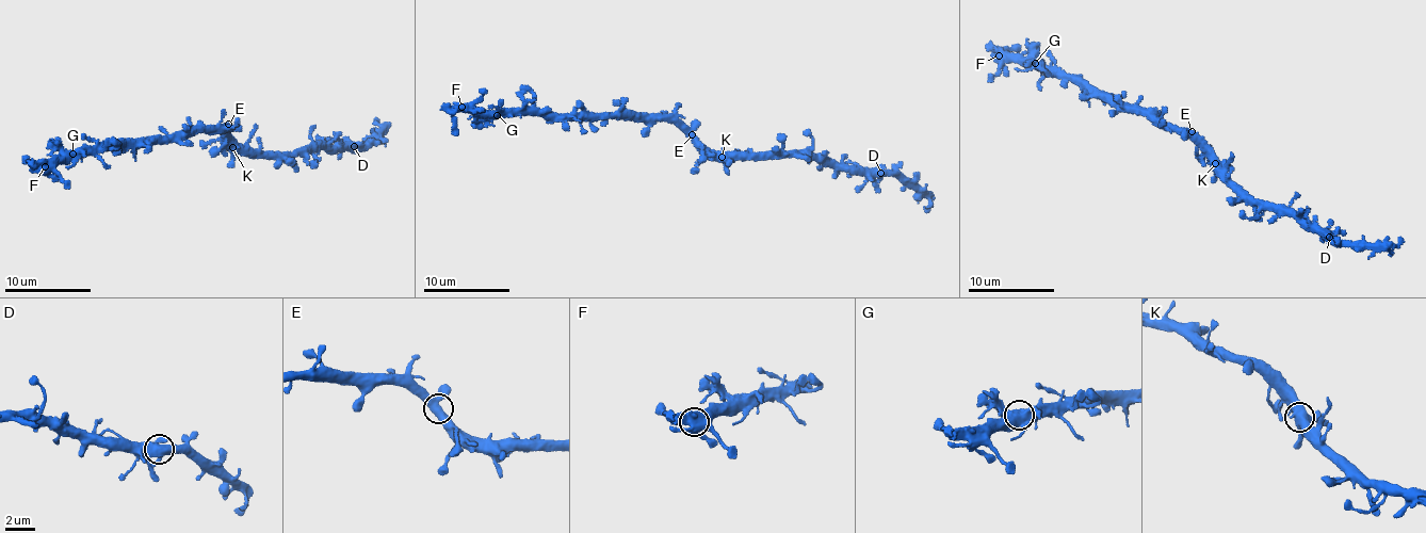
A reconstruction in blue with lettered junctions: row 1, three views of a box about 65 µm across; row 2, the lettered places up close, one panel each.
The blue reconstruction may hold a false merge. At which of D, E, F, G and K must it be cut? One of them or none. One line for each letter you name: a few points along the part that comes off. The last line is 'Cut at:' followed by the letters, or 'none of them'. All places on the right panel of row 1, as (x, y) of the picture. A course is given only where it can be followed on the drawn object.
G: (1036, 62), (1031, 60), (1030, 51), (1023, 52)
Cut at: G

